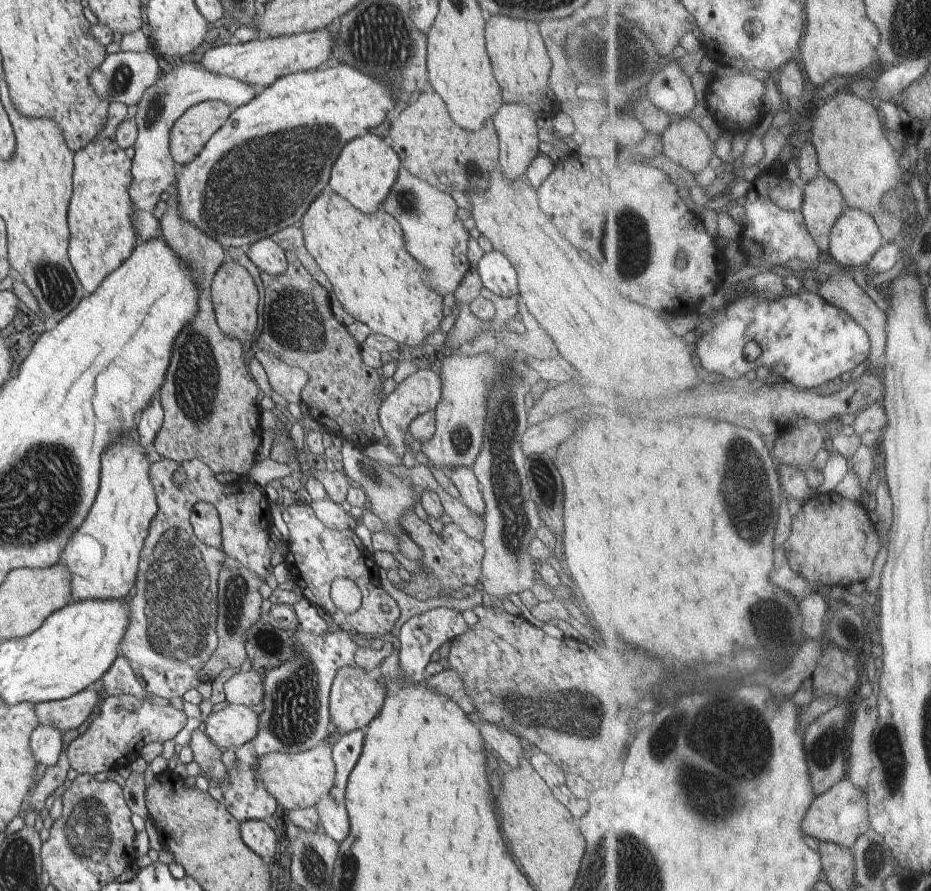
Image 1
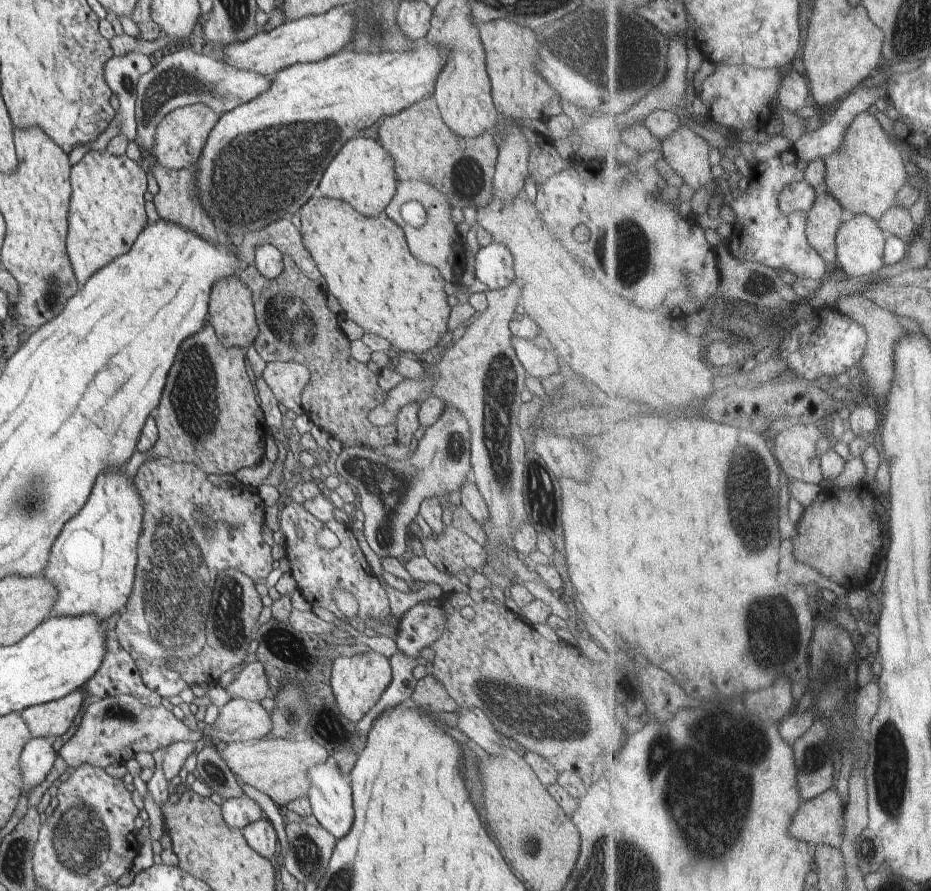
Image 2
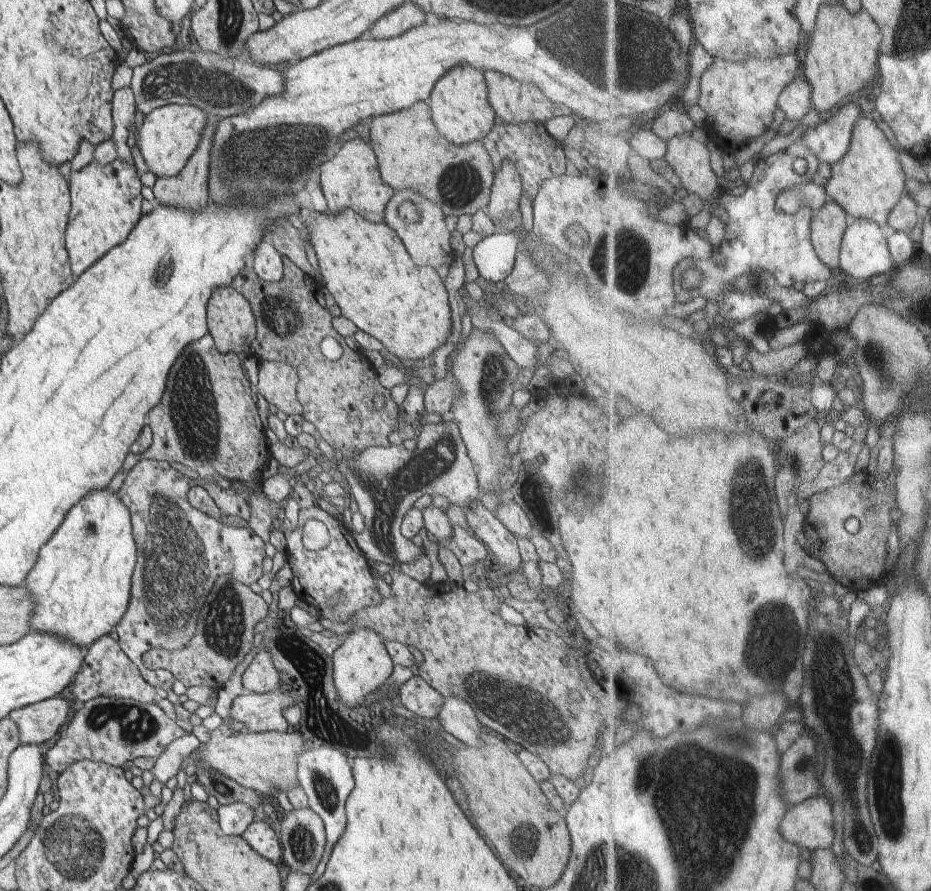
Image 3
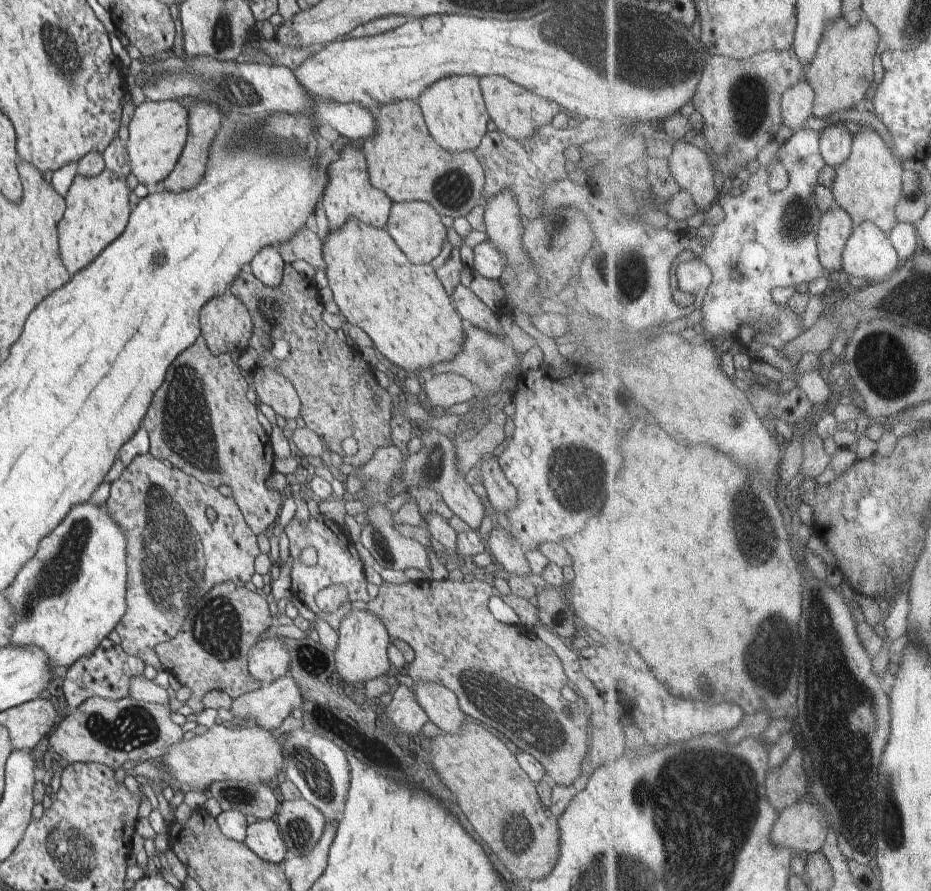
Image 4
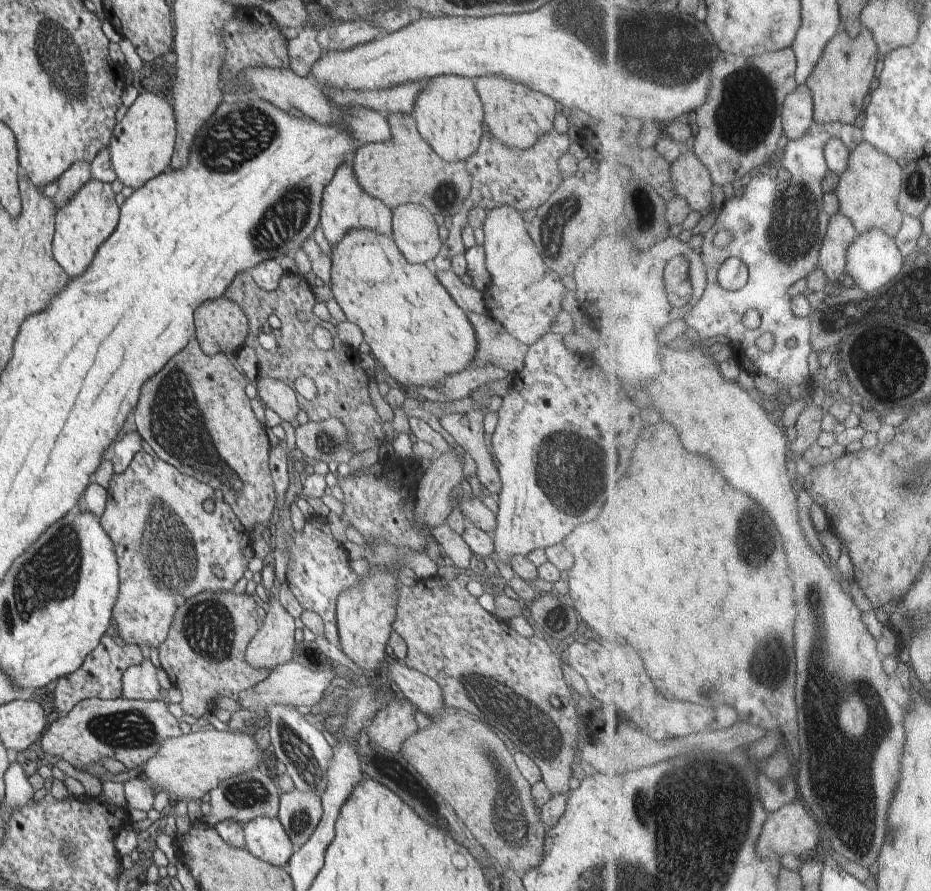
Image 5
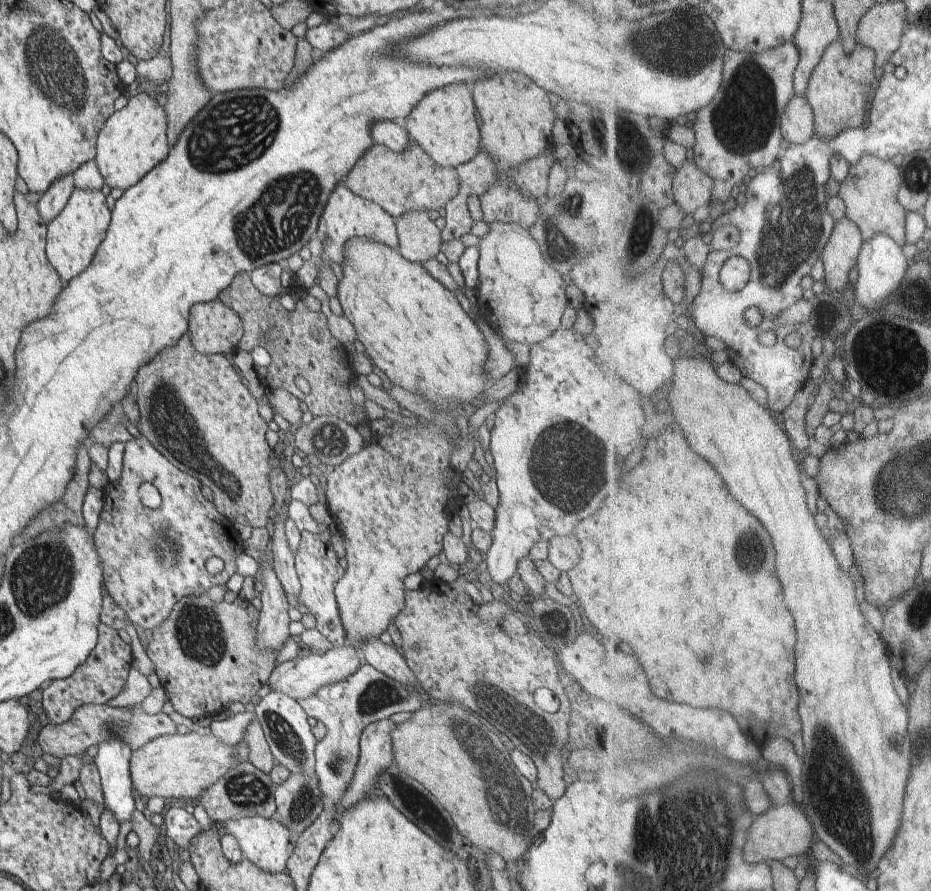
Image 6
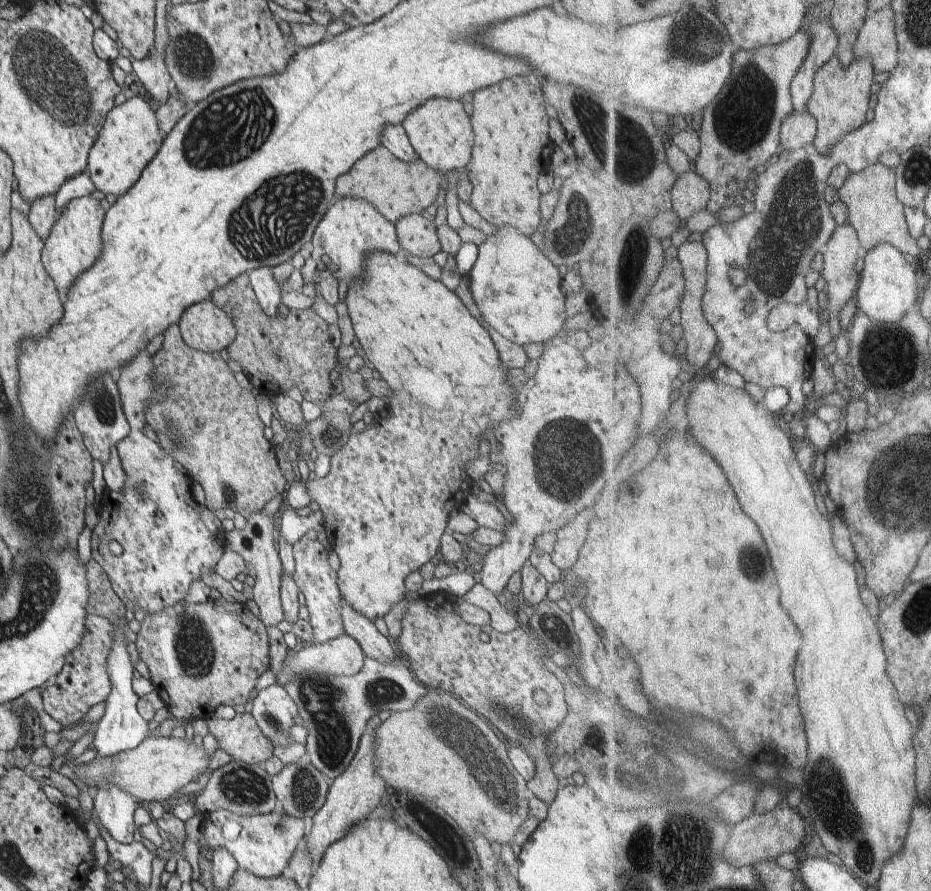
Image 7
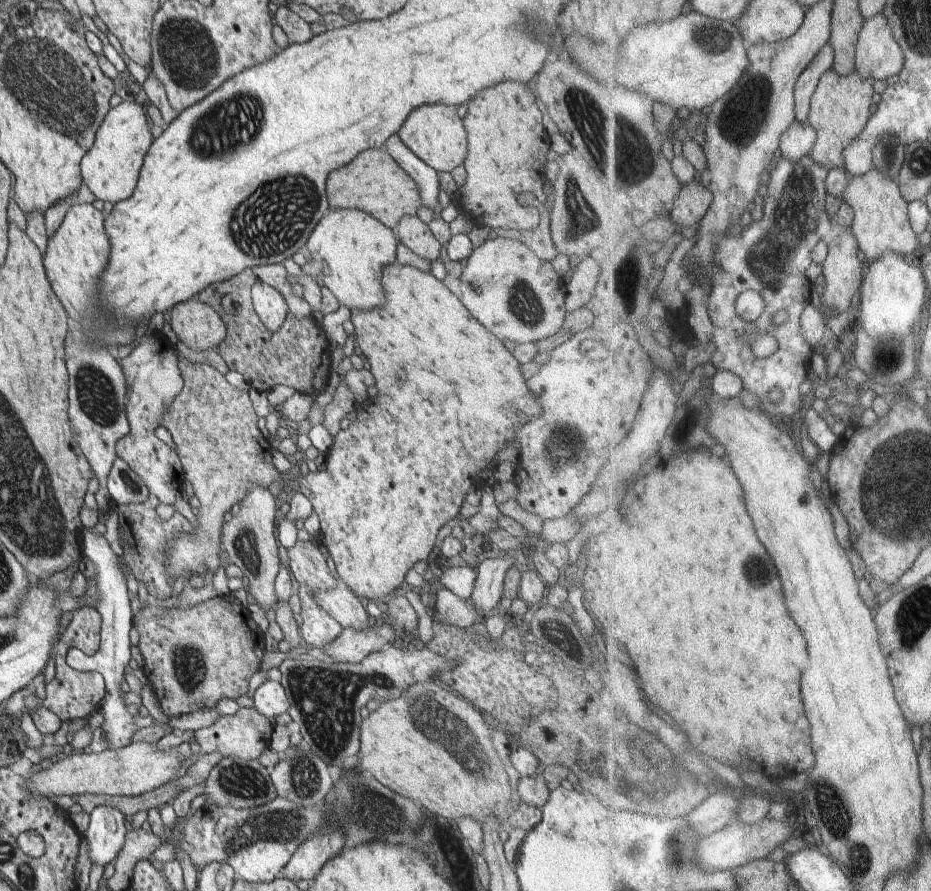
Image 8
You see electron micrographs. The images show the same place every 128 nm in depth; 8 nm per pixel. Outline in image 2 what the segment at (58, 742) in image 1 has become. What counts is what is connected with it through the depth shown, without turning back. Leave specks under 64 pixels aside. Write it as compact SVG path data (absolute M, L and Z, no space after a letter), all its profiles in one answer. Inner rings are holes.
M31 737L25 744L21 754L21 771L23 774L23 790L27 796L31 788L40 784L52 770L58 753L52 747L53 740L48 737Z

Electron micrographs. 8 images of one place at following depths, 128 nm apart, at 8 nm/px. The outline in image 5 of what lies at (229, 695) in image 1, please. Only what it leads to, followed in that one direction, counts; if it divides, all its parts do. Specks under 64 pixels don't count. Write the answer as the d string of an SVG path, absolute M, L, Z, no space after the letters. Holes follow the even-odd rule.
M275 592L270 594L268 604L270 611L247 646L245 657L252 668L272 672L293 660L296 631L295 618L283 607Z

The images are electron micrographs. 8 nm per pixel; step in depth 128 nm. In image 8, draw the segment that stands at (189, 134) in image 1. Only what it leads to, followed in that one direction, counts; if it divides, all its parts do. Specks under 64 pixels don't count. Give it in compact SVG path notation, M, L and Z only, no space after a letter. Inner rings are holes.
M122 101L106 113L93 145L81 160L82 183L97 199L114 204L132 196L144 157L154 140L150 128L147 113L141 104L134 101Z

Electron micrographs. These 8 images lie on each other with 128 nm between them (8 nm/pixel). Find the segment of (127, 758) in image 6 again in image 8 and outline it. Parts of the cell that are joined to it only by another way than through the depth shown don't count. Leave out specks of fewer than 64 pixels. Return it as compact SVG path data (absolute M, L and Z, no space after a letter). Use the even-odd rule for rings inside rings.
M83 529L82 552L84 556L90 558L97 568L97 591L99 595L100 606L97 611L101 616L101 641L99 649L92 654L85 654L78 648L70 648L66 653L66 663L77 671L98 671L105 680L106 692L101 700L98 711L104 716L104 722L101 726L108 749L121 749L127 747L133 742L133 736L145 727L153 725L154 721L151 715L147 717L134 716L126 707L124 701L124 690L122 690L122 682L128 662L132 656L130 655L130 638L129 632L133 627L133 611L136 607L128 598L128 589L126 588L126 579L120 568L118 556L112 551L104 535L96 534L92 529ZM98 805L89 815L89 827L82 839L88 841L90 860L105 867L124 846L129 824L116 807Z

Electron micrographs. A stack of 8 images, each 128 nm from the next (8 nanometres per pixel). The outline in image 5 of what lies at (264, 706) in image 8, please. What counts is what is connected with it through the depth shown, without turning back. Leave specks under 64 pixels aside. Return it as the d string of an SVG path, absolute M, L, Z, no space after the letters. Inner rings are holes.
M271 705L268 720L263 721L269 726L272 752L276 762L282 762L287 768L287 773L295 784L295 788L301 791L313 792L319 797L324 794L329 780L327 777L328 767L333 759L333 747L330 746L324 734L307 722L303 715L296 712L294 707L288 705Z

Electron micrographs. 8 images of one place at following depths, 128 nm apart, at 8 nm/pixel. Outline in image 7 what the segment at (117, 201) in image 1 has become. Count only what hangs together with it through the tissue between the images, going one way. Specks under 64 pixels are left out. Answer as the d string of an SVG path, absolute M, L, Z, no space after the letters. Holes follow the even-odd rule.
M89 195L74 198L55 220L48 239L45 241L41 262L48 272L48 276L52 278L61 301L68 298L68 292L78 280L78 276L89 270L94 262L102 256L104 242L101 238L101 229L104 218L105 212L100 201Z

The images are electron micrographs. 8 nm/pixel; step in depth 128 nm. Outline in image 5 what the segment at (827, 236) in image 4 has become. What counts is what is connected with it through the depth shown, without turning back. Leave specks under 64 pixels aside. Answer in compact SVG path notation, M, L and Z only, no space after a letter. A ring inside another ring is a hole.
M842 210L833 215L821 254L821 268L824 269L831 280L838 280L848 272L848 253L852 243L861 235L856 223Z

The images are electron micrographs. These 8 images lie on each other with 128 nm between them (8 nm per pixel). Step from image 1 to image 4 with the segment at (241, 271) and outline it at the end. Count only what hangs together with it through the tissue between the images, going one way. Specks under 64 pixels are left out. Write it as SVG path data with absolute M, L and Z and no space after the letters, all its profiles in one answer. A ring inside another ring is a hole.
M230 290L212 297L200 313L201 335L214 355L237 352L248 348L254 330L247 306Z

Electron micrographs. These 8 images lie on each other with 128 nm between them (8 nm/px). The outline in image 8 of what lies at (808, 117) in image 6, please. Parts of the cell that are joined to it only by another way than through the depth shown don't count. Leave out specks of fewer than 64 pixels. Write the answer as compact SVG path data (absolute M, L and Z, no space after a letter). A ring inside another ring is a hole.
M797 120L784 133L780 155L800 160L803 156L813 152L819 136L818 129L810 120Z

